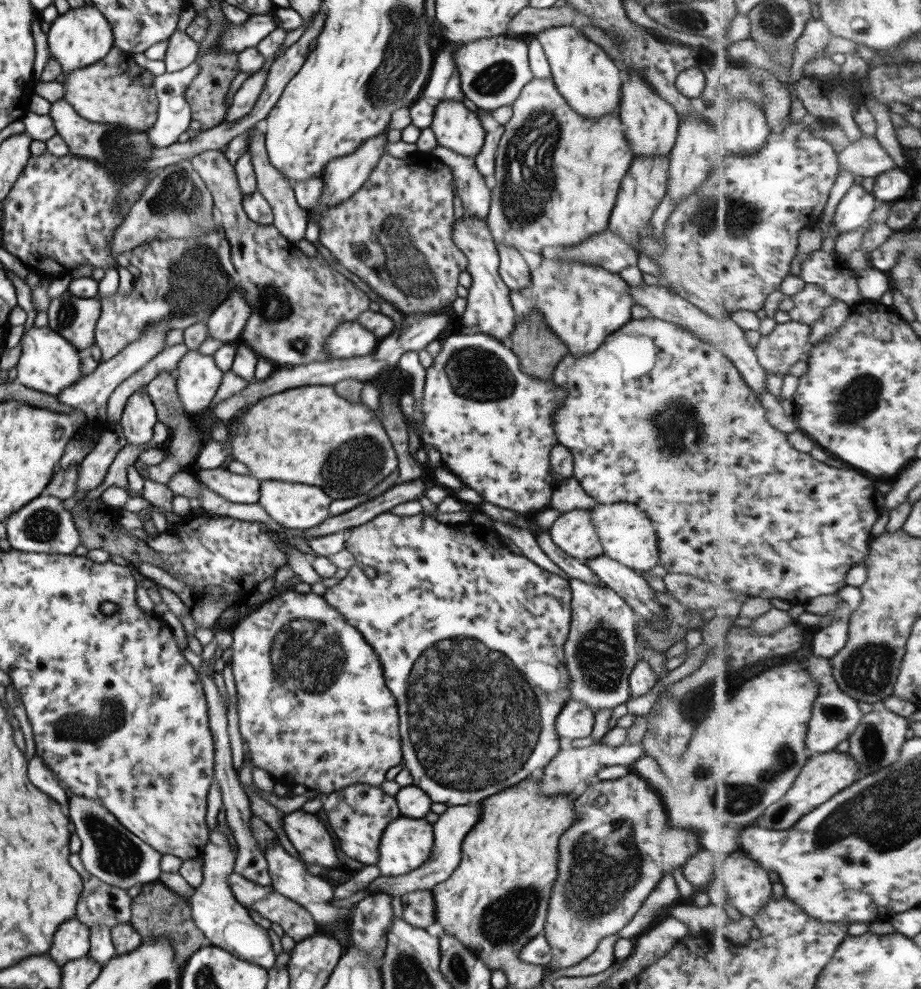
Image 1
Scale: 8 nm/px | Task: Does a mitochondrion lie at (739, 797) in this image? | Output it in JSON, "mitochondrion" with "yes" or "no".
{"mitochondrion":"yes"}

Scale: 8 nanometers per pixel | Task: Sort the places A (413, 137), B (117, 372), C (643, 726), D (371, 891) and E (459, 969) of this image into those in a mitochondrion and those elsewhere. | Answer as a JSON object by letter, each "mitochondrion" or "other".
{"A":"other","B":"other","C":"other","D":"other","E":"mitochondrion"}

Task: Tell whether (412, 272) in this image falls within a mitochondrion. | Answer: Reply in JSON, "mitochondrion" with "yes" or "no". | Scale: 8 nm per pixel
{"mitochondrion":"yes"}

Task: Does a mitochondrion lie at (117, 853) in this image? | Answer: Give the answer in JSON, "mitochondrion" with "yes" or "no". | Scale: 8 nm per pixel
{"mitochondrion":"yes"}

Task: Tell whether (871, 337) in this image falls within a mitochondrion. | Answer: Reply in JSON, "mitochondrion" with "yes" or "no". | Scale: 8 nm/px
{"mitochondrion":"no"}

